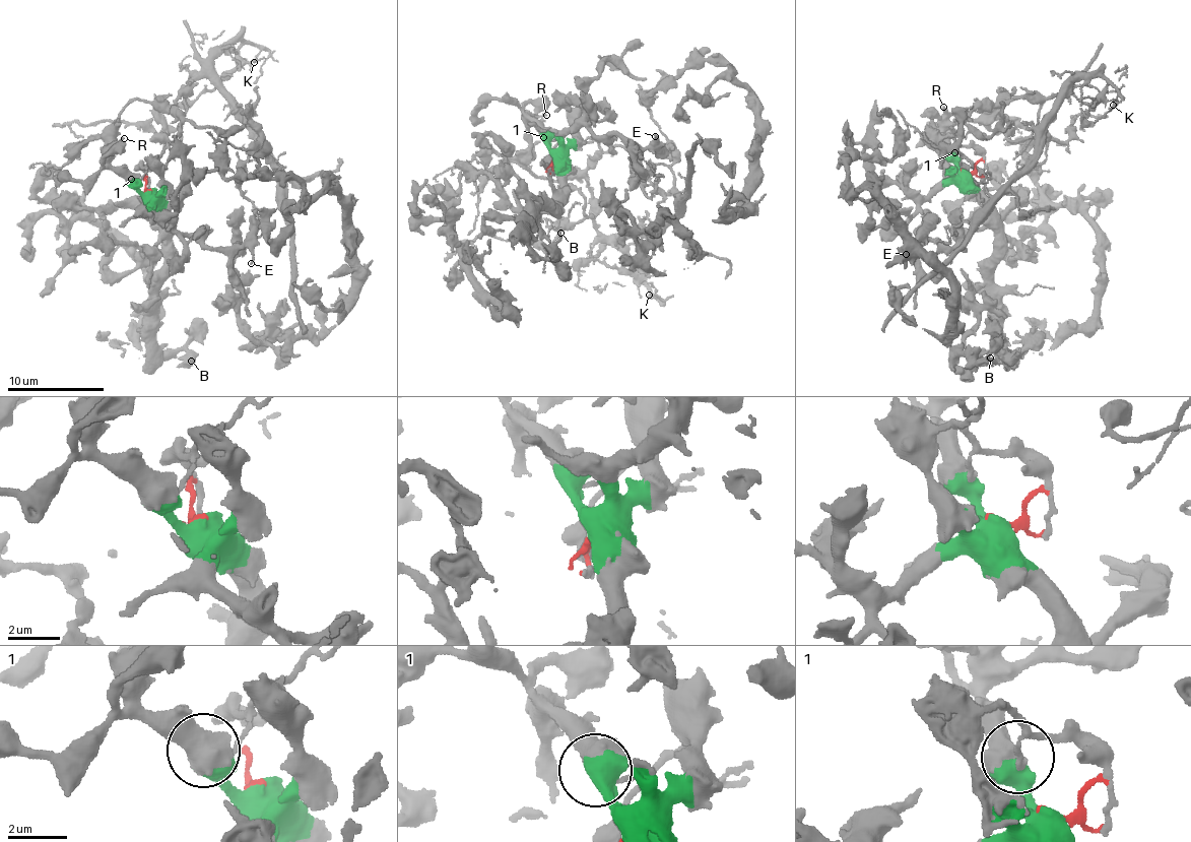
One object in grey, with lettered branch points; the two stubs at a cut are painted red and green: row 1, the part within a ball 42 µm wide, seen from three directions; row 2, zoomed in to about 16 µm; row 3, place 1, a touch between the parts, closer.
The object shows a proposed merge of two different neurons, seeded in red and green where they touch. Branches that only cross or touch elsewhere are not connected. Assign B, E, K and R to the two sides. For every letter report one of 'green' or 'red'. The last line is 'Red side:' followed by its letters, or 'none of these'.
B: green
E: green
K: red
R: green
Red side: K

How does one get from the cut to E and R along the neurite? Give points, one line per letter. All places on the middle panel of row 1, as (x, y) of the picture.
E: (555, 153), (558, 139), (586, 125), (596, 137), (623, 135), (647, 148), (657, 138), (654, 135)
R: (555, 153), (528, 118), (547, 115)

